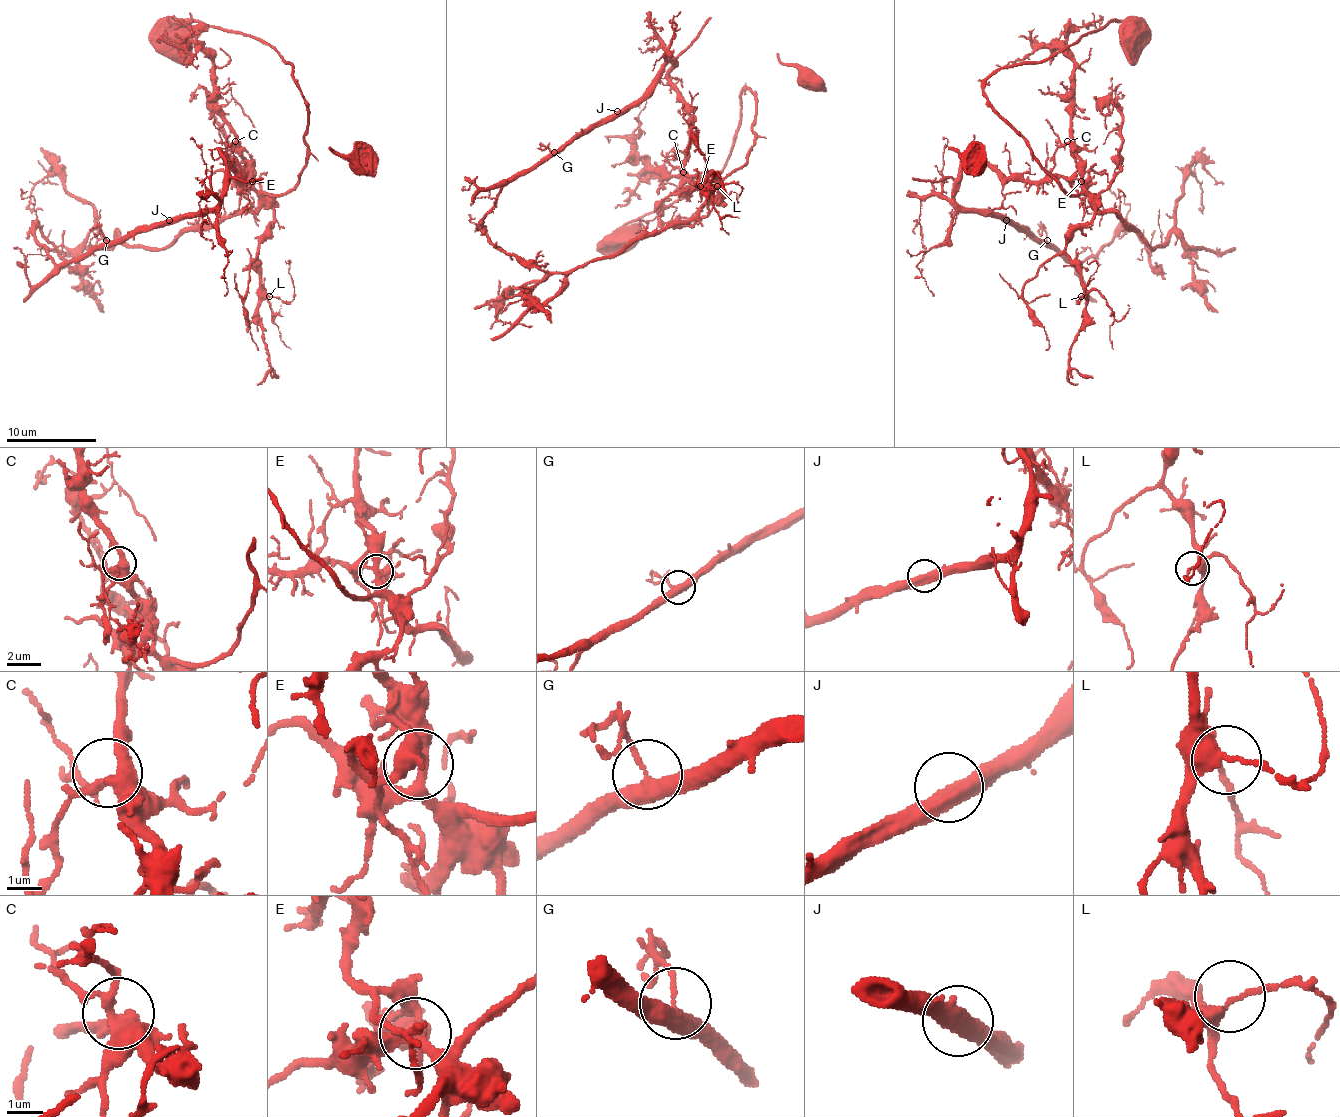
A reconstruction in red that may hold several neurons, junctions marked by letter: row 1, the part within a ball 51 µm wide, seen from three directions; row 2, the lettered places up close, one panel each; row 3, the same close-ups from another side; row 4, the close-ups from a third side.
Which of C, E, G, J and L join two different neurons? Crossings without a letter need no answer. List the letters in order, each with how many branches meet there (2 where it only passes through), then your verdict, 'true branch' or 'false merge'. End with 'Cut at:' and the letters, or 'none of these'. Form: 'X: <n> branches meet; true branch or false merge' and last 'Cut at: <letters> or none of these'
C: 4 branches meet; true branch
E: 4 branches meet; false merge
G: 3 branches meet; true branch
J: 2 branches meet; true branch
L: 3 branches meet; true branch
Cut at: E

